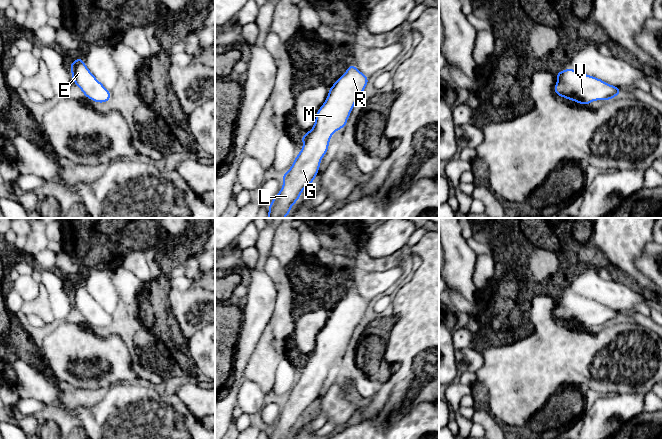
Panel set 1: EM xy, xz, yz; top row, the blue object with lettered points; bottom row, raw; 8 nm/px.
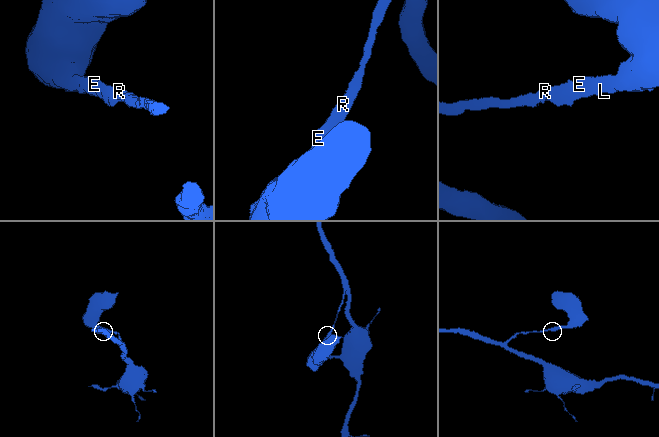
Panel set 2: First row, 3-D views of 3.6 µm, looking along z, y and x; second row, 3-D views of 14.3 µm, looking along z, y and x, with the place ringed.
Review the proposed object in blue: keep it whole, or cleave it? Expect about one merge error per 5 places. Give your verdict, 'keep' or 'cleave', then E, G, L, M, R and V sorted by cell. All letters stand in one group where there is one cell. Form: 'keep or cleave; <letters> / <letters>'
keep; E G L M R V

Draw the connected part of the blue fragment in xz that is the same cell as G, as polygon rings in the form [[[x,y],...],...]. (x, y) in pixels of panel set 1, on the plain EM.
[[[350,288],[346,296],[329,312],[329,318],[319,332],[315,342],[315,348],[310,355],[300,360],[303,366],[303,371],[298,379],[296,379],[295,384],[289,394],[281,400],[283,404],[283,410],[280,416],[273,420],[273,425],[269,427],[268,439],[290,439],[291,431],[298,425],[303,414],[312,408],[317,400],[320,392],[321,383],[326,379],[329,372],[329,365],[331,360],[338,354],[344,352],[347,348],[348,342],[351,335],[356,327],[356,325],[362,320],[366,309],[368,308],[368,301],[360,296],[354,288]]]

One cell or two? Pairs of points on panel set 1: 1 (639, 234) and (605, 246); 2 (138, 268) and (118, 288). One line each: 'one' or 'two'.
1: one
2: two

